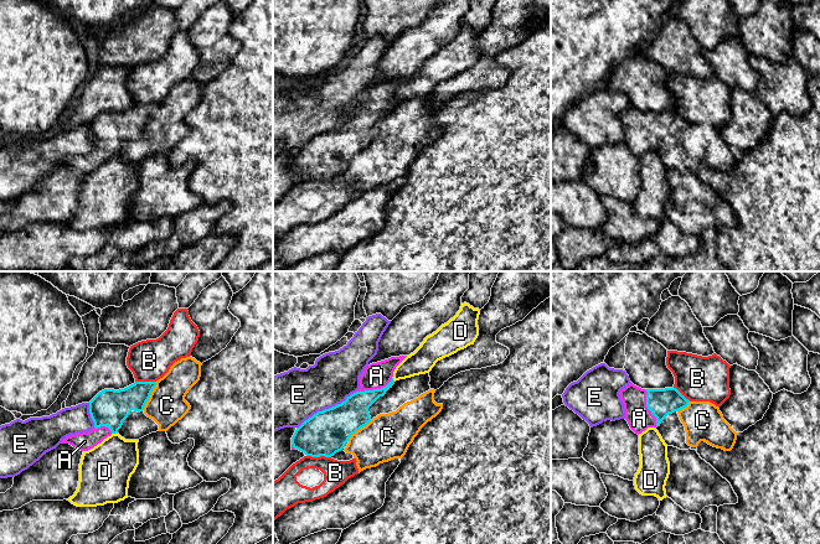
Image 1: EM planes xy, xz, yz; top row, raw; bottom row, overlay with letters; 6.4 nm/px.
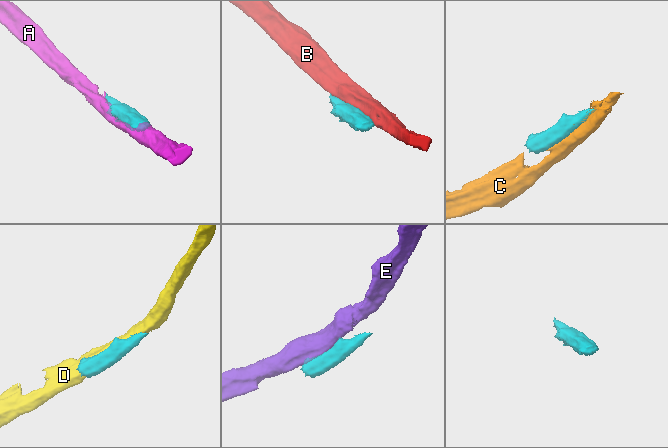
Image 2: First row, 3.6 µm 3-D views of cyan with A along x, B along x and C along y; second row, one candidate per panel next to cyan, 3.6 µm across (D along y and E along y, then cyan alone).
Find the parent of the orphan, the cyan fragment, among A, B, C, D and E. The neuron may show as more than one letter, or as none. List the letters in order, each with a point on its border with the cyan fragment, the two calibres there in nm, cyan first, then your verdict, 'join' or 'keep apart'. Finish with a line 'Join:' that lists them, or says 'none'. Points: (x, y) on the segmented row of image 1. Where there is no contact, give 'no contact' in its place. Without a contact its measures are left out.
A: yz (648, 408) | 180/160 nm | join
B: xz (319, 456) | 280/160 nm | keep apart
C: xy (149, 395) | 220/240 nm | keep apart
D: xy (114, 433) | 240/340 nm | keep apart
E: xz (326, 409) | 280/340 nm | keep apart
Join: A

